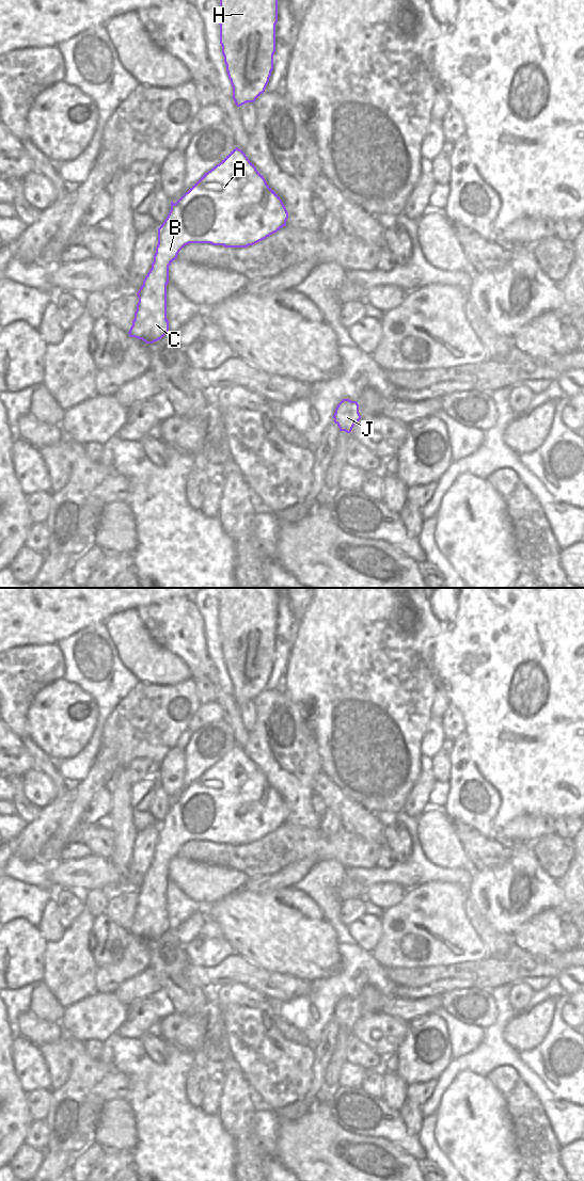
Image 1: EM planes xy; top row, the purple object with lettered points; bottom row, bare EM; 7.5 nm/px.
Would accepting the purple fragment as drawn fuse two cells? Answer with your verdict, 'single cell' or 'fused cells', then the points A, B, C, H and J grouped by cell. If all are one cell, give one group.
single cell | A B C H J

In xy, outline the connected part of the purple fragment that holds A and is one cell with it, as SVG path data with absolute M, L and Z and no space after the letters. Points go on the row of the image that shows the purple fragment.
M236 147L219 164L205 173L175 204L171 202L171 210L158 228L158 244L152 268L137 292L139 302L132 325L128 332L130 337L153 344L167 335L167 285L169 283L169 266L177 258L179 251L189 243L210 243L225 248L247 248L253 245L286 226L288 212L280 196L267 185L263 175L248 159L246 154Z

